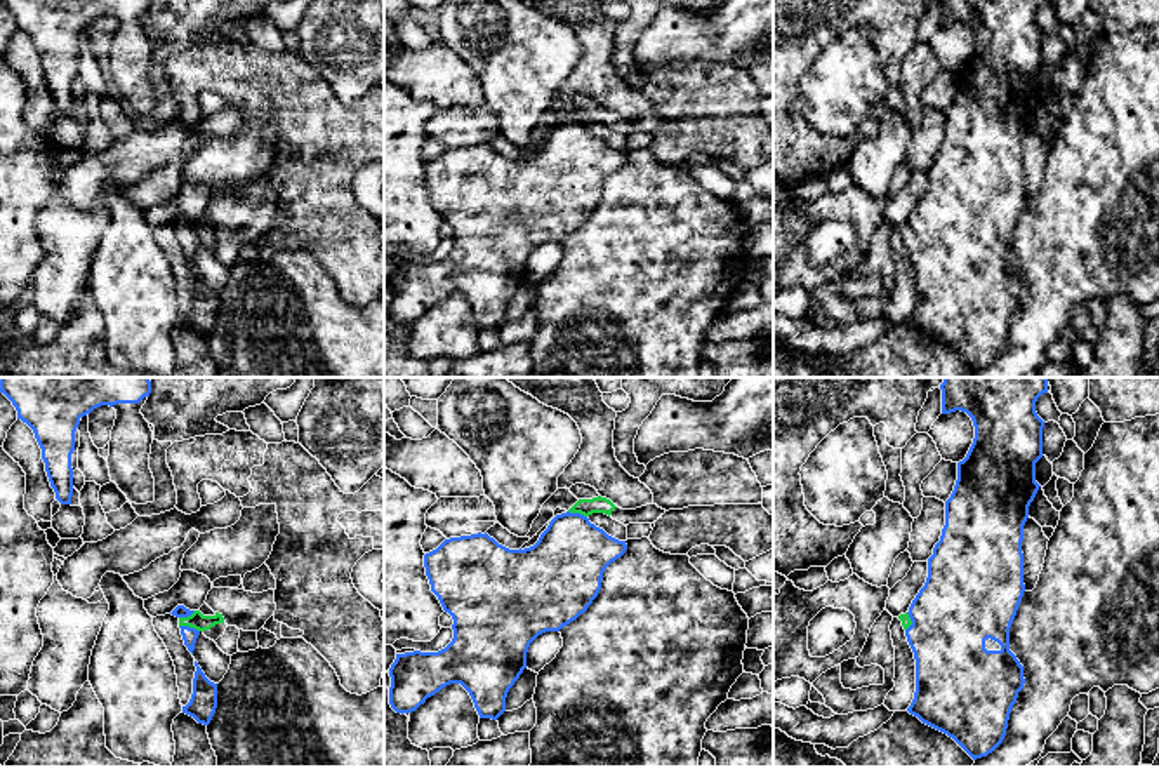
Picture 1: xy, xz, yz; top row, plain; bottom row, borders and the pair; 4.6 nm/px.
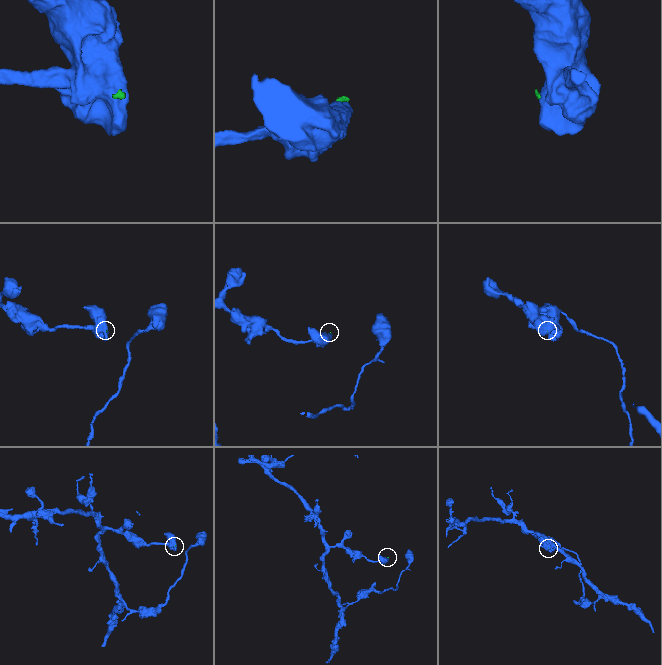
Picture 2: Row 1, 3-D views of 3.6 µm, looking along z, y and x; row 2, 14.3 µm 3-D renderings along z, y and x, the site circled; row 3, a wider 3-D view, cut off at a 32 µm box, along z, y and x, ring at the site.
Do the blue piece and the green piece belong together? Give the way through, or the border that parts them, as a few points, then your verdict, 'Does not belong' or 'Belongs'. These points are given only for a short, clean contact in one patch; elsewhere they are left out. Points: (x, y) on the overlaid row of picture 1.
Boundary: xy (179, 625), (188, 625), (198, 632). Does not belong

